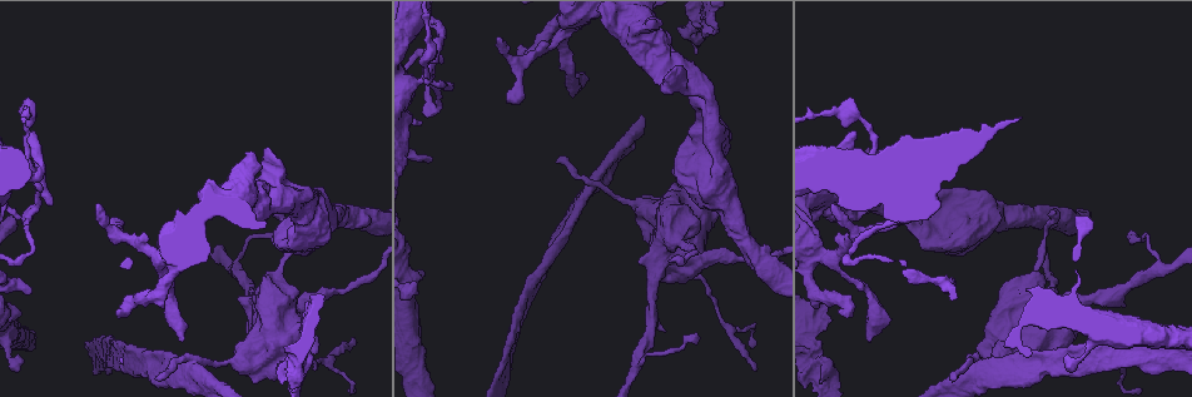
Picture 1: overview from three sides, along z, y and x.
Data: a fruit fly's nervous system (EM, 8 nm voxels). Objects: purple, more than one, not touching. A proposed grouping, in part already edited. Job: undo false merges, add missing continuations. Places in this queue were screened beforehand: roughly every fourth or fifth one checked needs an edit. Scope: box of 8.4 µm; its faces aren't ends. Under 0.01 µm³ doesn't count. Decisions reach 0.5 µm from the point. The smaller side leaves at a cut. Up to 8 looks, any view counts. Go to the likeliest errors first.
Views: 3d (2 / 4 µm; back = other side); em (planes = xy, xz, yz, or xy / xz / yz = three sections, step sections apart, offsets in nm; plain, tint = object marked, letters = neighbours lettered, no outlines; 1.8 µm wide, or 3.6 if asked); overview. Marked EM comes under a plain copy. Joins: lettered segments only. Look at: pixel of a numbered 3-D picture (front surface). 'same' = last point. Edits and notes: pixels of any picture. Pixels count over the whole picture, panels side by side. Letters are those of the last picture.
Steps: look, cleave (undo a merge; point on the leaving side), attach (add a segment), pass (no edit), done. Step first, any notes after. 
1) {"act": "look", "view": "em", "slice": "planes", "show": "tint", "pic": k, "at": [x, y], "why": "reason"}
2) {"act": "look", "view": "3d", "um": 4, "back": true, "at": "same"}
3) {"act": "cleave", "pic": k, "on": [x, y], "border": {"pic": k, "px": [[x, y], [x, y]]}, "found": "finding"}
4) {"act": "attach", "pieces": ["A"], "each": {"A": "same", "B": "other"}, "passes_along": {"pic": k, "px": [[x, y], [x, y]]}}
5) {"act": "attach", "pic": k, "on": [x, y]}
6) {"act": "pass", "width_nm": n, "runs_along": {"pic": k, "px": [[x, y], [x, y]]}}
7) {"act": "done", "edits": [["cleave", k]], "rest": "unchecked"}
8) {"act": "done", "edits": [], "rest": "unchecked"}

{"act": "look", "view": "3d", "um": 4, "pic": 1, "at": [421, 79]}

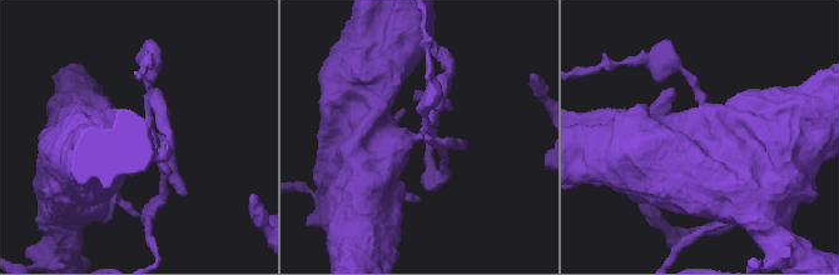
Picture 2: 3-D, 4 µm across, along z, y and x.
{"act": "look", "view": "em", "um": 3.6, "slice": "yz", "step": 4, "show": "tint", "pic": 2, "at": [420, 138]}

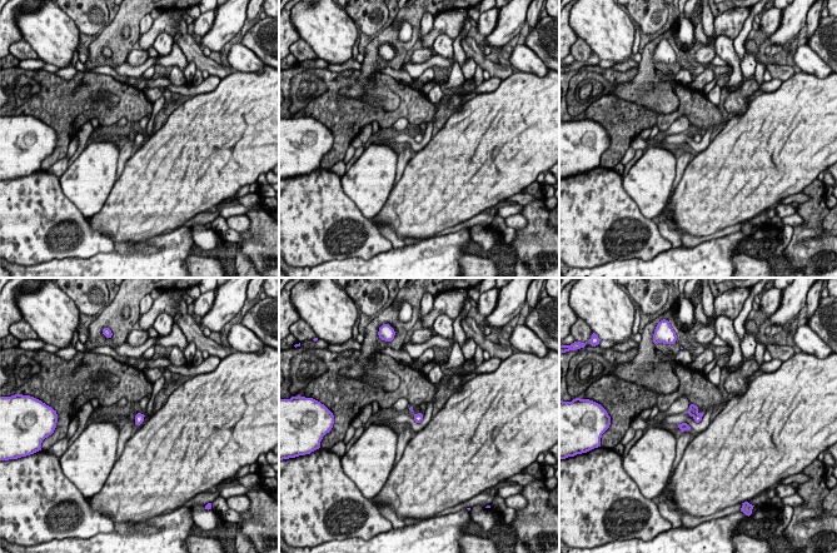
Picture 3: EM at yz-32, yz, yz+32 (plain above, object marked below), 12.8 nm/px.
{"act": "look", "view": "em", "um": 3.6, "slice": "planes", "show": "letters", "at": "same", "why": "another direction"}

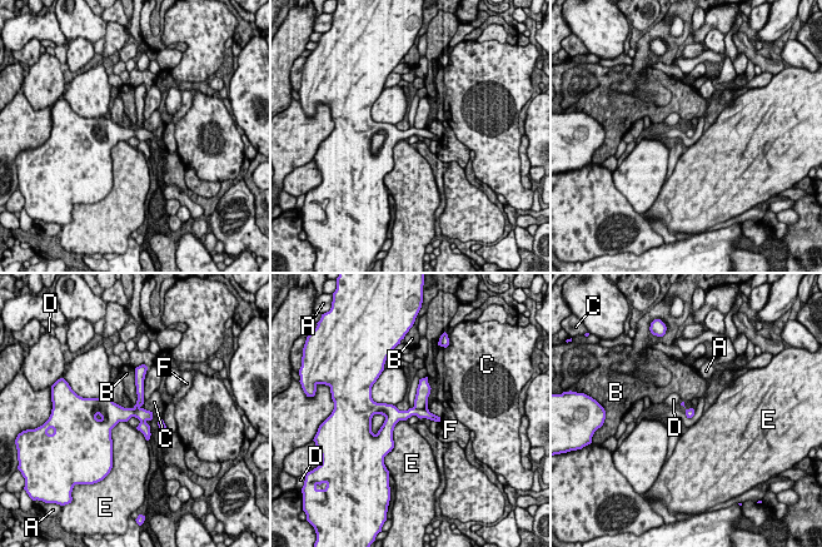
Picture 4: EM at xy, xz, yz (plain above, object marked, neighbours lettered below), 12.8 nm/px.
{"act": "cleave", "pic": 4, "on": [423, 391], "each": {"A": "other", "B": "other", "C": "other", "D": "other", "E": "other", "F": "other"}, "part_leaving": {"pic": 4, "px": [[139, 378], [139, 403]]}, "found": "a second neuron is stuck on"}

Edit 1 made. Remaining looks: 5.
{"act": "look", "view": "overview"}

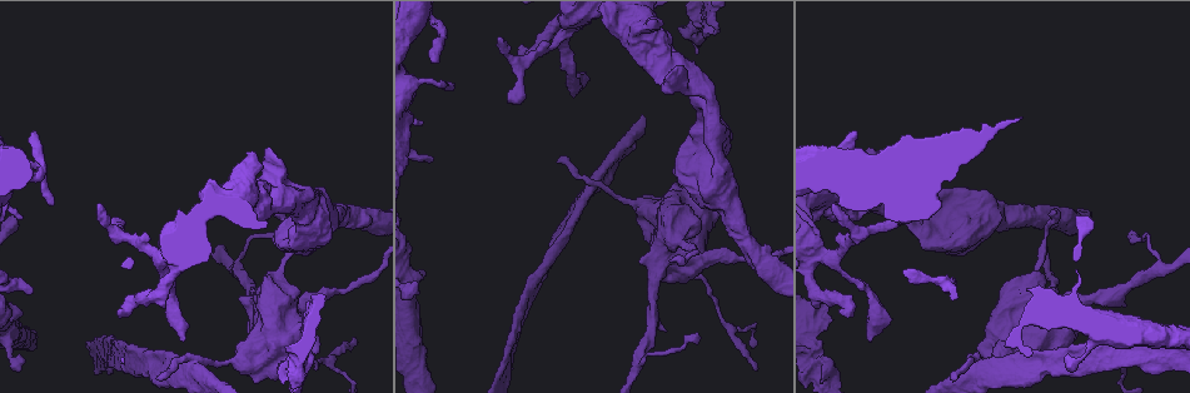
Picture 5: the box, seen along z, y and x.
{"act": "look", "view": "em", "slice": "xz", "step": 16, "show": "tint", "pic": 5, "at": [979, 366], "why": "abrupt turn"}

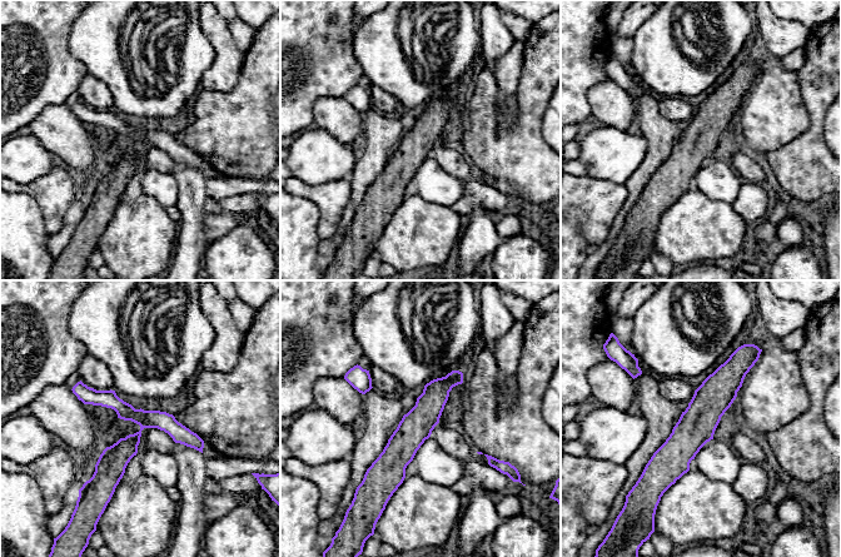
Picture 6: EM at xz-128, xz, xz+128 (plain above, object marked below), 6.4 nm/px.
{"act": "look", "view": "em", "slice": "planes", "show": "letters", "at": "same", "why": "another direction"}

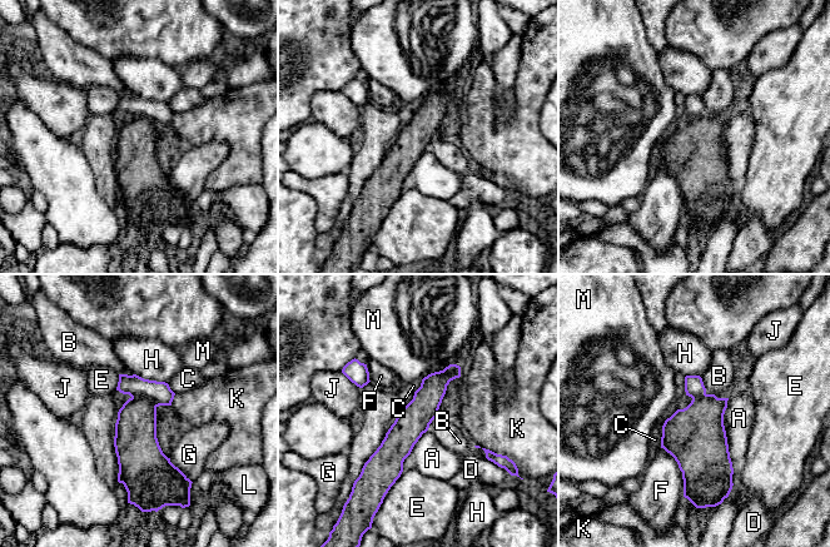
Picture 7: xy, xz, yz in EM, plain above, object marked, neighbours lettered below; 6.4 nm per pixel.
{"act": "cleave", "pic": 7, "on": [135, 429], "each": {"A": "other", "B": "other", "C": "other", "D": "other", "E": "other", "F": "other", "G": "other", "H": "other", "J": "other", "K": "other", "L": "other", "M": "other"}, "border": {"pic": 7, "px": [[132, 396], [147, 397], [157, 406]]}, "found": "a second neuron is stuck on"}

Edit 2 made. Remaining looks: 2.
{"act": "look", "view": "em", "slice": "xy", "step": 8, "show": "tint", "pic": 5, "at": [430, 161], "why": "end of a long branch"}

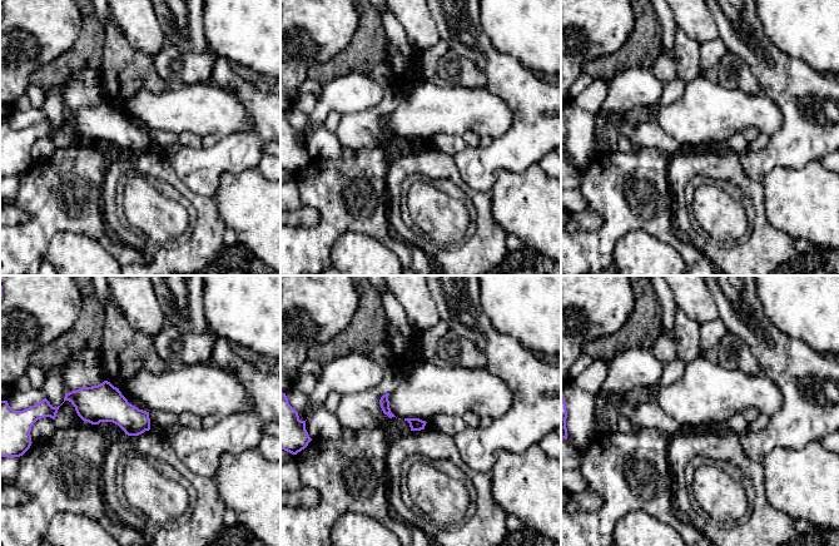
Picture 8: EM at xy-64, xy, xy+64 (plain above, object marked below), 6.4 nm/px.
{"act": "look", "view": "em", "slice": "planes", "show": "letters", "at": "same", "why": "cut it another way"}

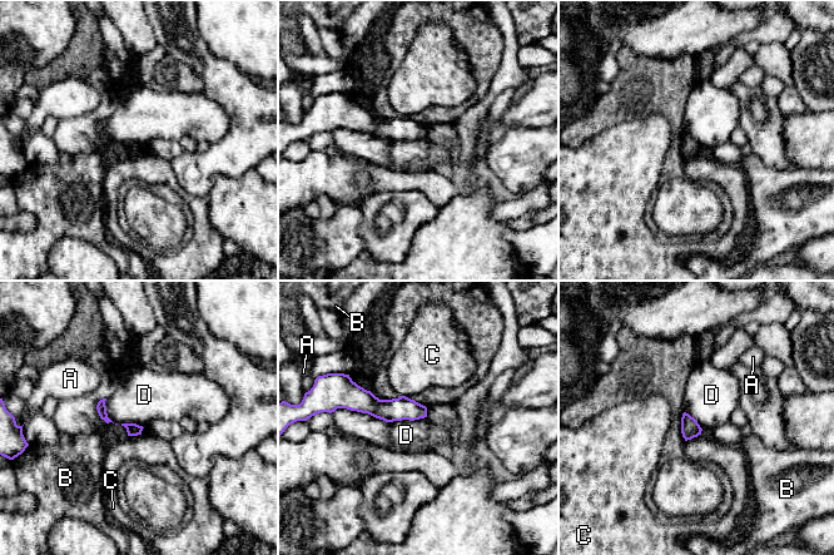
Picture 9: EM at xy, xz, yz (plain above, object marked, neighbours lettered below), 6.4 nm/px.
{"act": "pass", "each": {"A": "other", "B": "other", "C": "other", "D": "other"}, "border": {"pic": 9, "px": [[426, 416], [388, 422]]}, "found": "none of them fits"}

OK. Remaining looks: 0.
{"act": "done", "edits": [["cleave", 4], ["cleave", 7]], "rest": "unchecked"}

